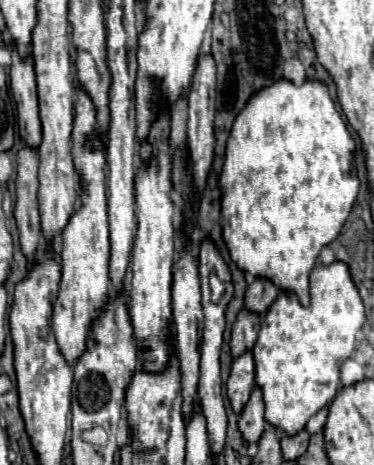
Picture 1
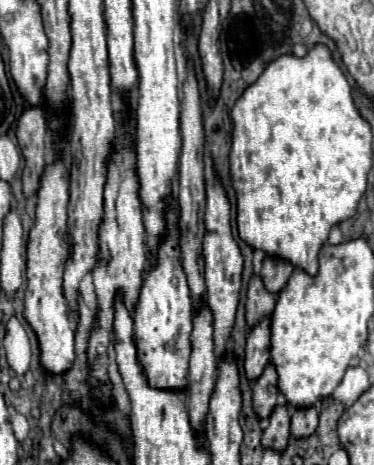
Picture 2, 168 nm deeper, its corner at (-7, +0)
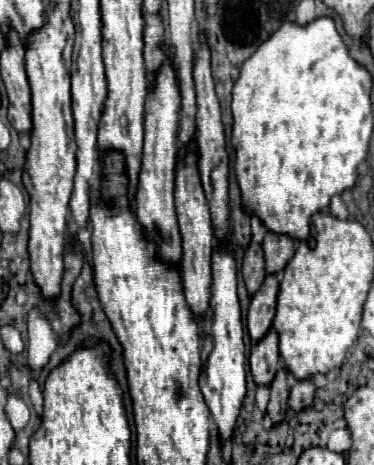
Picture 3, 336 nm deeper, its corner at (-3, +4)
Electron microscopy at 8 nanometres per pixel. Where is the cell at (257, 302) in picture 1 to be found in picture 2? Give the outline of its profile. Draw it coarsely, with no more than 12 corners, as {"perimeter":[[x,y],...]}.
{"perimeter":[[266,256],[260,276],[268,292],[286,286],[294,266],[288,260]]}

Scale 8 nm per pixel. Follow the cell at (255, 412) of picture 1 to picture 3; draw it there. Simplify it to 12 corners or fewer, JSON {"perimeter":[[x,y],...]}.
{"perimeter":[[270,330],[250,354],[256,386],[282,368],[278,334]]}

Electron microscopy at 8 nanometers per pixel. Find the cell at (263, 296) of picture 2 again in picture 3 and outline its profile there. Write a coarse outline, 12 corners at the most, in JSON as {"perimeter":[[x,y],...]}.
{"perimeter":[[250,244],[242,262],[246,288],[256,294],[266,278],[262,246]]}

